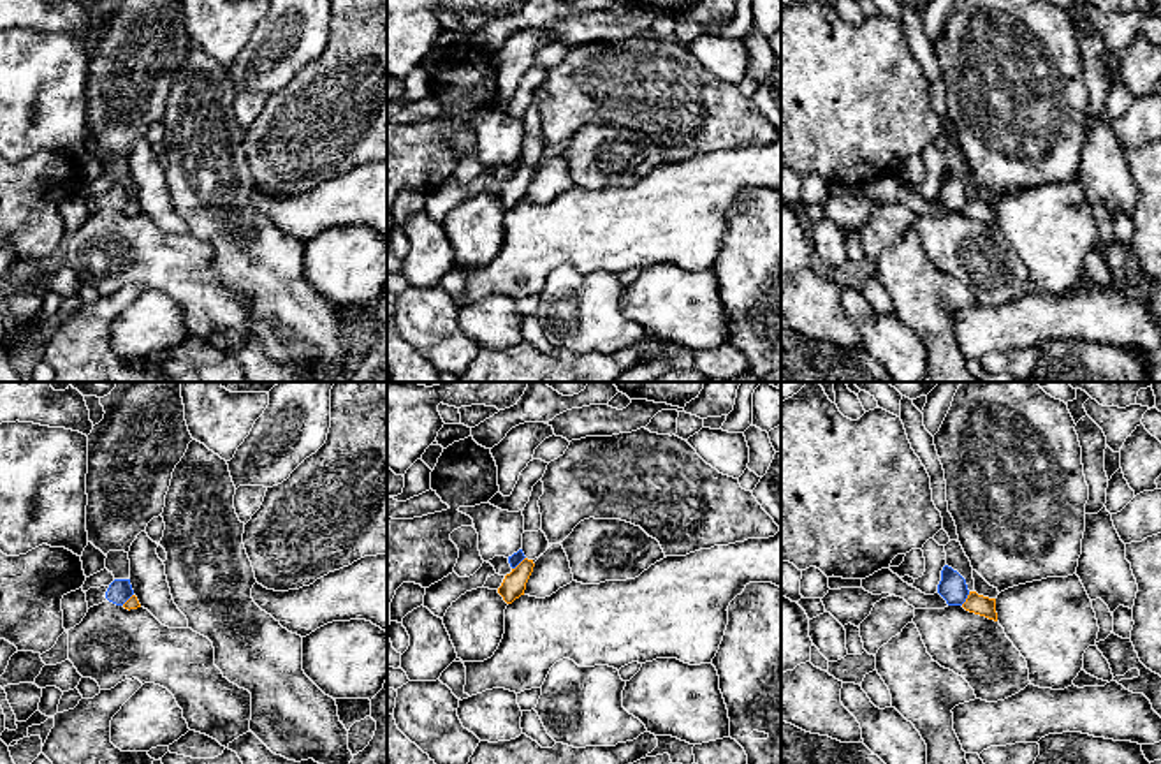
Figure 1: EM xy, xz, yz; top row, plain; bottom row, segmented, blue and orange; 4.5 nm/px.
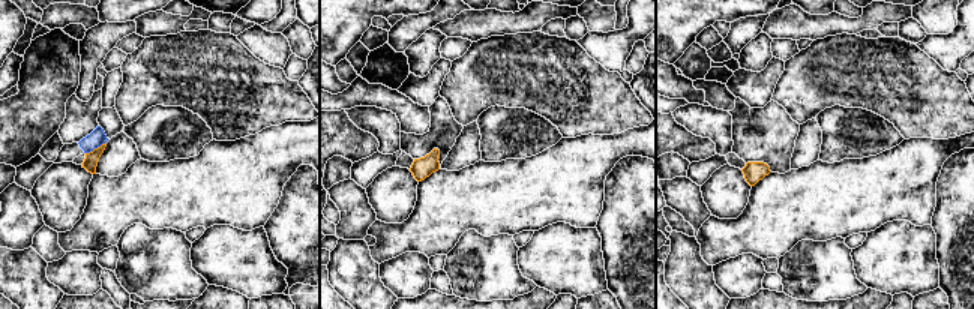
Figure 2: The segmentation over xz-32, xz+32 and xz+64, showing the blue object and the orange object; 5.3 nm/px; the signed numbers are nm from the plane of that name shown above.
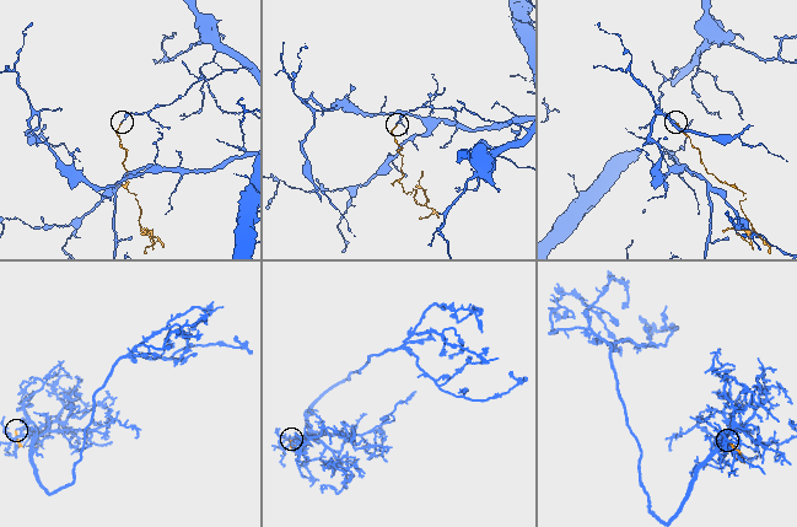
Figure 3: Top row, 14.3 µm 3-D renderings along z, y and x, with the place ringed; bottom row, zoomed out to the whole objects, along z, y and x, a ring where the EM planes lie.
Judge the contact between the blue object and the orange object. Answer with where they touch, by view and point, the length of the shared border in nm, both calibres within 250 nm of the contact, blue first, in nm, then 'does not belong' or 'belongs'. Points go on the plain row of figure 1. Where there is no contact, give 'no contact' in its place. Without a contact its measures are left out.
xz (518, 169) | 90 nm | 60/110 nm | does not belong

